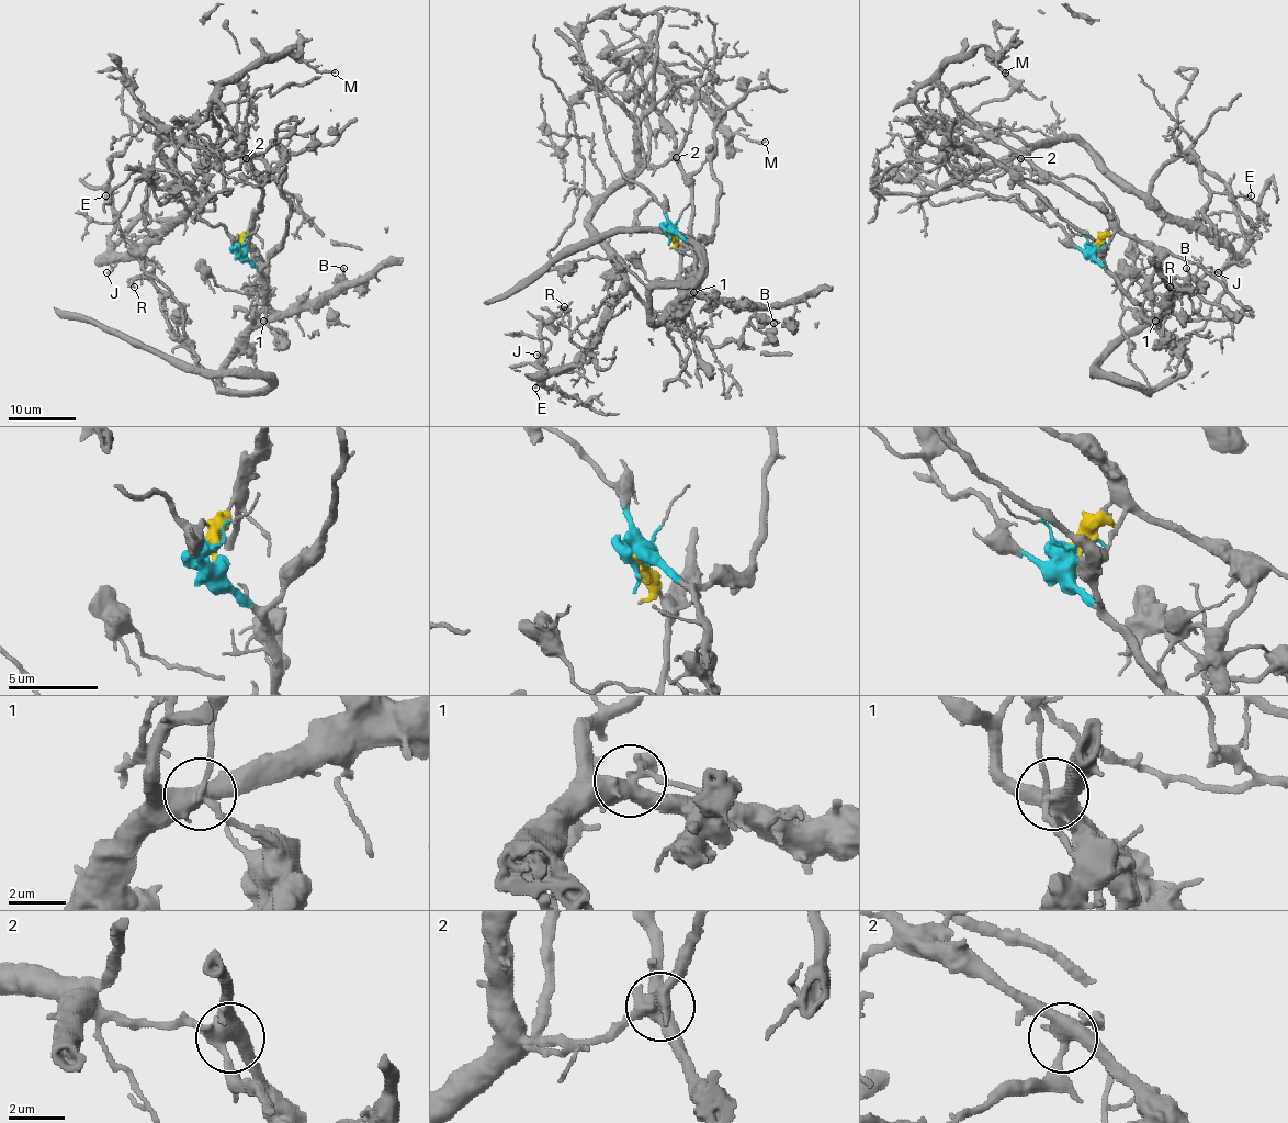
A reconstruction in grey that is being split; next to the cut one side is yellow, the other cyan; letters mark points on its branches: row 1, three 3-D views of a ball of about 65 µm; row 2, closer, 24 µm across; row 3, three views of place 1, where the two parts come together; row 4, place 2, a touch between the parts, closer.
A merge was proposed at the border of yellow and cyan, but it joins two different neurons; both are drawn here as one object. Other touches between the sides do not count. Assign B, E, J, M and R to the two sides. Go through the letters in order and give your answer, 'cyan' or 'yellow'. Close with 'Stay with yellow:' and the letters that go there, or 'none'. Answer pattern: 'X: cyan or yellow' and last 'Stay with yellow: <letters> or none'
B: cyan
E: cyan
J: cyan
M: yellow
R: cyan
Stay with yellow: M

